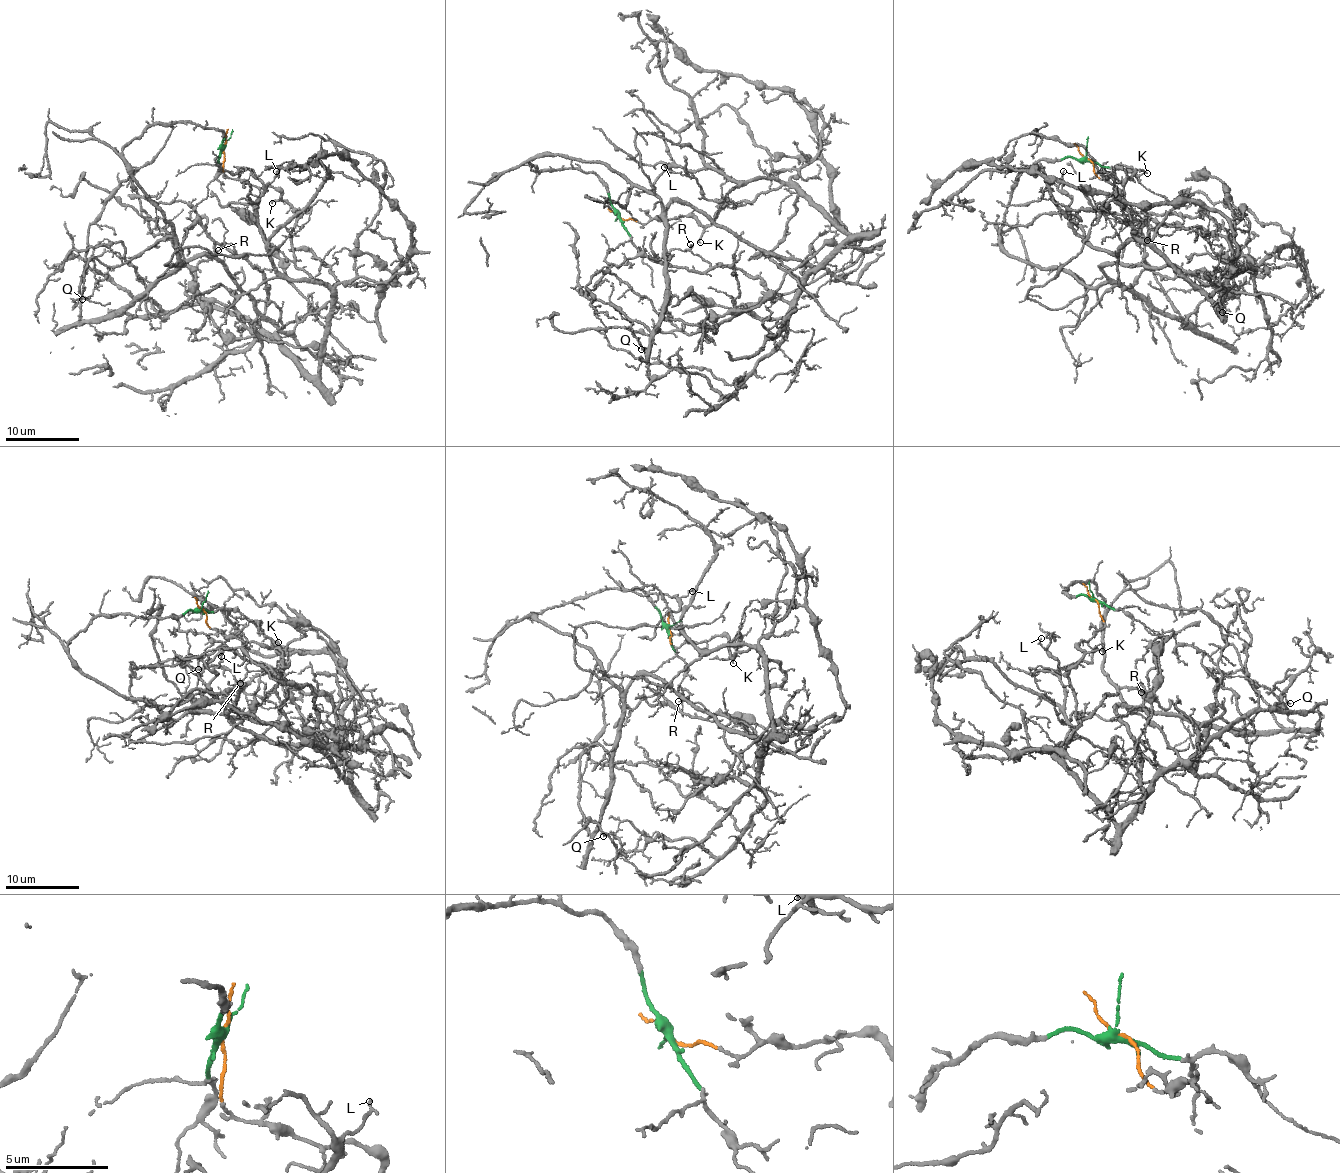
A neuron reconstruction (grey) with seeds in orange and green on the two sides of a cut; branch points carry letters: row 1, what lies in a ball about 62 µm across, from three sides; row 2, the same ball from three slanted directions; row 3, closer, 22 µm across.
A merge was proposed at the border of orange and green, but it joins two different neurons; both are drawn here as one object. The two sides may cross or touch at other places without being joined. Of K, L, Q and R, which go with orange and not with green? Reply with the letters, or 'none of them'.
K, L, Q, R

